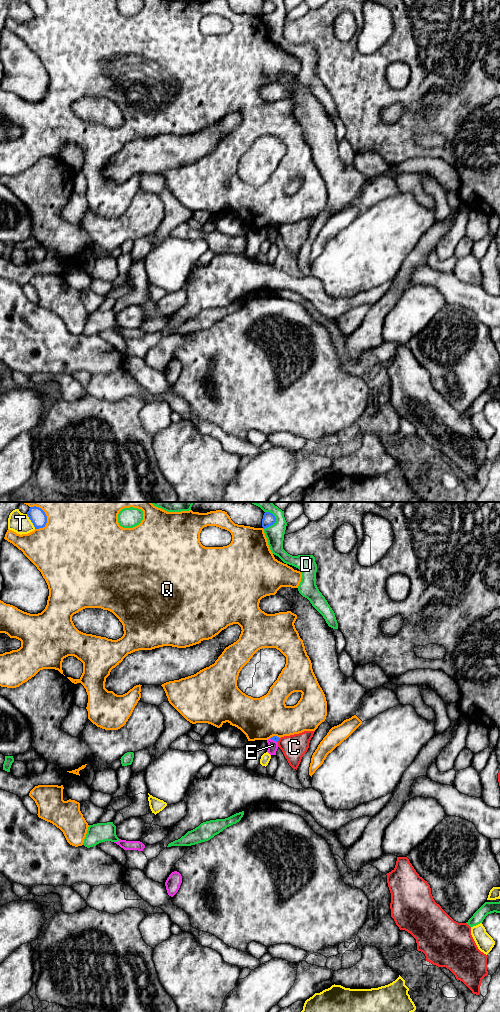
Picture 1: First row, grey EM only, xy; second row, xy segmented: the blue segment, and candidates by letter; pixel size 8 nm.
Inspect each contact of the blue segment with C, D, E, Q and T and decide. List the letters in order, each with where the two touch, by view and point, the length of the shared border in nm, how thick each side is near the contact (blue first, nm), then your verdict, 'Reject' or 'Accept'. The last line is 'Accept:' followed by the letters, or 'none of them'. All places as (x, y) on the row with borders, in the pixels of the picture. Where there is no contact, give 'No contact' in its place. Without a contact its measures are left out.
C: Touches blue at xy (278, 740). Shared border 40 nm. Thickness 50 nm (blue) against 200 nm. Reject
D: Touches blue at xy (274, 522). Shared border 160 nm. Thickness 100 nm (blue) against 140 nm. Reject
E: Touches blue at xy (274, 740). Shared border 70 nm. Thickness 50 nm (blue) against 80 nm. Reject
Q: Touches blue at xy (44, 513). Shared border 200 nm. Thickness 130 nm (blue) against 480 nm. Reject
T: Touches blue at xy (31, 521). Shared border 140 nm. Thickness 130 nm (blue) against 160 nm. Reject
Accept: none of them

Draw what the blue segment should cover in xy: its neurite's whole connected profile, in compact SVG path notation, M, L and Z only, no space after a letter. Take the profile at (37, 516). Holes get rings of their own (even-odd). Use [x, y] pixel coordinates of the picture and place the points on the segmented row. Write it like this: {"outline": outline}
{"outline": "M30 507L29 511L27 512L27 516L33 523L35 529L45 527L47 523L47 516L45 512L39 507Z"}

